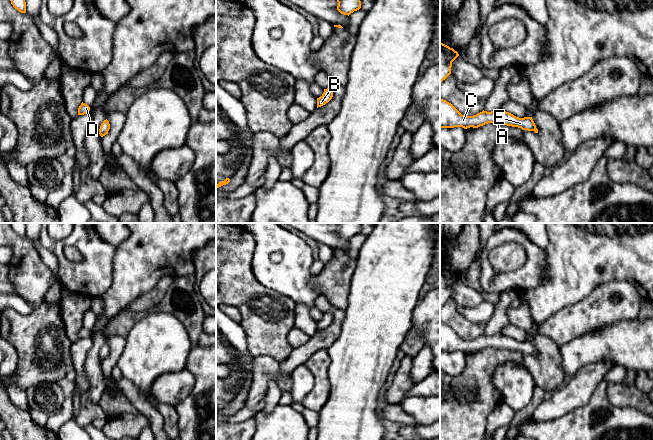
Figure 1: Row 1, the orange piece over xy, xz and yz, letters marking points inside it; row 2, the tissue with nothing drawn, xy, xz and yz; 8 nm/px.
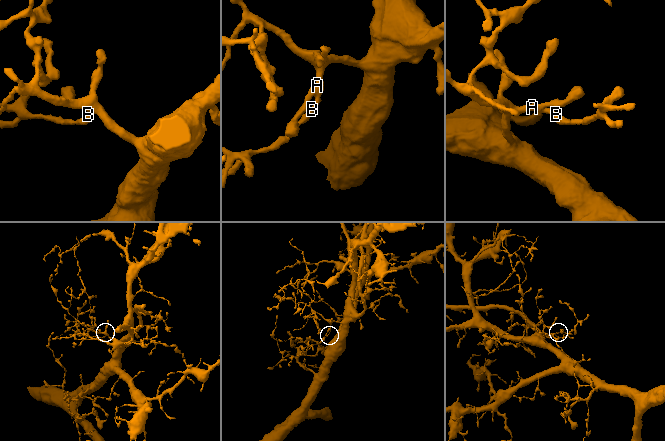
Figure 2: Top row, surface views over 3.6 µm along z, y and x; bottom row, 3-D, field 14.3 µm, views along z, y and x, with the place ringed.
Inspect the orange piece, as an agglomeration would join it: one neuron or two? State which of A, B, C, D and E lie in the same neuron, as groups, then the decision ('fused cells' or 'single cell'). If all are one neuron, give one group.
A B C D E | single cell

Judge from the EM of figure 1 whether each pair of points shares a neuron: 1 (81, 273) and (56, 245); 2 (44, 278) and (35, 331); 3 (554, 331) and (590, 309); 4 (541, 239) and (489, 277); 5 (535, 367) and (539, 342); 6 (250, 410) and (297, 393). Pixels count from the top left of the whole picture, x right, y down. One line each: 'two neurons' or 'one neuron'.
1: one neuron
2: two neurons
3: one neuron
4: two neurons
5: one neuron
6: two neurons

